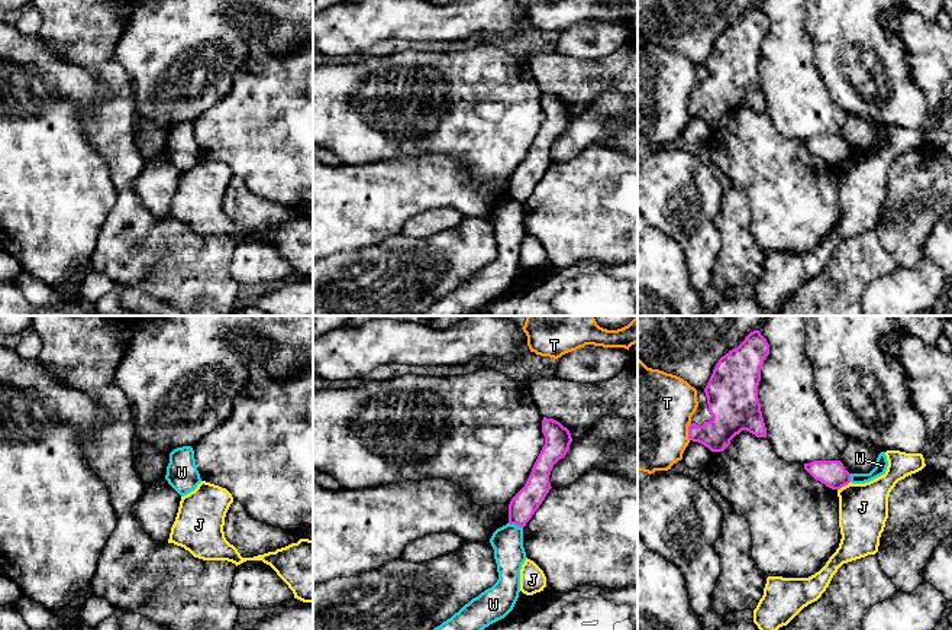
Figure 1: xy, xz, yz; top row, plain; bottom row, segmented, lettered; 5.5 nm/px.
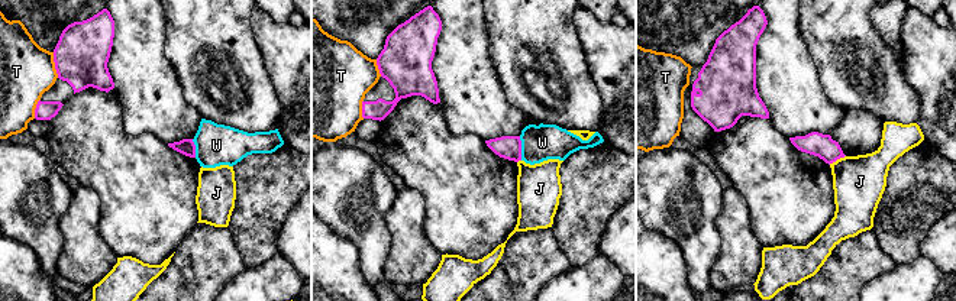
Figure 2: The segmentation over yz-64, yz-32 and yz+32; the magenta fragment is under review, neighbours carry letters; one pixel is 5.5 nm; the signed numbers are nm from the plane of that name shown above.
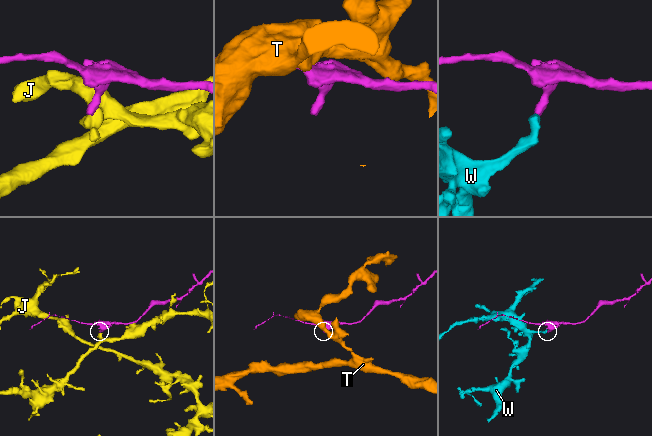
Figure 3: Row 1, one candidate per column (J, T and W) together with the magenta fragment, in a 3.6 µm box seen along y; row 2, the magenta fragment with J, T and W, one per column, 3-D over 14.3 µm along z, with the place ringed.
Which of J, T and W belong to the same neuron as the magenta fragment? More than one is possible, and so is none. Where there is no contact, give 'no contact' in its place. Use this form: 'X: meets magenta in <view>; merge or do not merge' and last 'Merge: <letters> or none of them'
J: meets magenta in yz; do not merge
T: meets magenta in yz; do not merge
W: meets magenta in xz; do not merge
Merge: none of them

